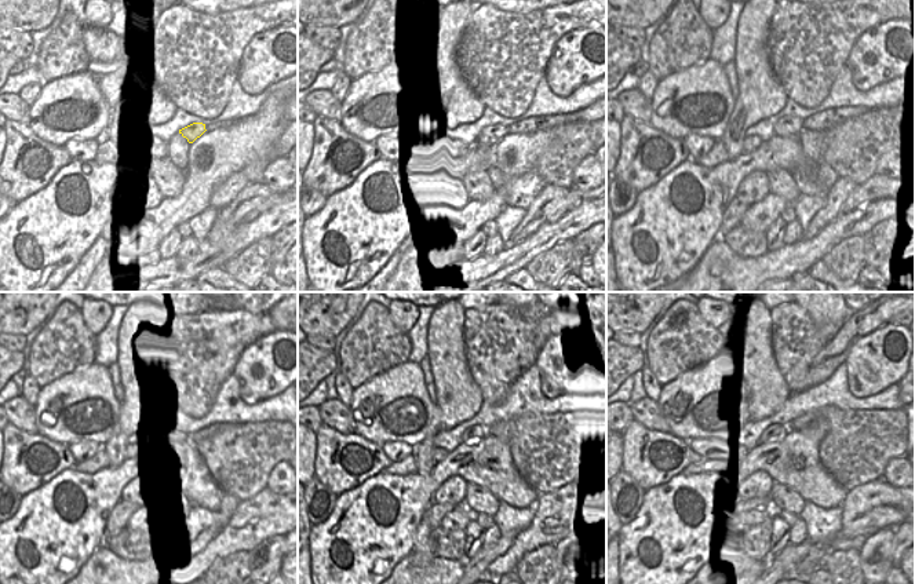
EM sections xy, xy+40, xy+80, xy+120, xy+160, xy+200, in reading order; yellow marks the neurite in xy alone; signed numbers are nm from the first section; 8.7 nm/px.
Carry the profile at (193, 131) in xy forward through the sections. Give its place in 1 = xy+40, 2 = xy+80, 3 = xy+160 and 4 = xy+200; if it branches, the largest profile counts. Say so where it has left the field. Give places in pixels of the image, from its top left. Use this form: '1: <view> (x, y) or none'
1: xy+40 (491, 135)
2: xy+80 (787, 127)
3: xy+160 (476, 433)
4: xy+200 (775, 431)

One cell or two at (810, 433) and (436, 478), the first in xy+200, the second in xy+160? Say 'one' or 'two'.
one

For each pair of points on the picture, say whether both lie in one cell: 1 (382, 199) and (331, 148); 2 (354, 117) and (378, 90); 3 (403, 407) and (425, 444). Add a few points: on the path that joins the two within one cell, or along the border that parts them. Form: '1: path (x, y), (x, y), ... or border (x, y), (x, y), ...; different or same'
1: border (381, 159), (371, 163), (349, 185), (332, 193); different
2: path (361, 110), (375, 97); same
3: border (434, 409), (430, 430), (412, 445); different

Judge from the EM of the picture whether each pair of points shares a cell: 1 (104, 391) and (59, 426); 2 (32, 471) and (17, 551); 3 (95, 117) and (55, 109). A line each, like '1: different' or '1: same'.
1: same
2: different
3: same

